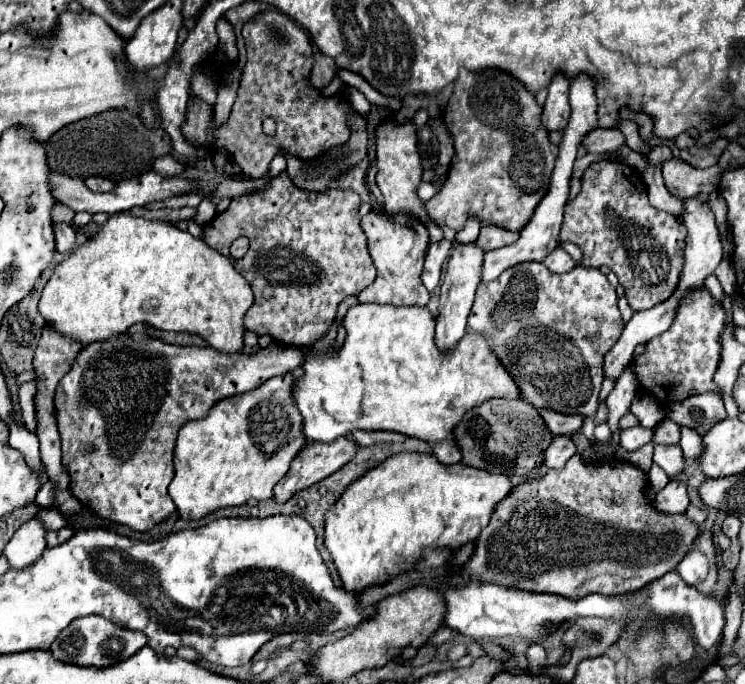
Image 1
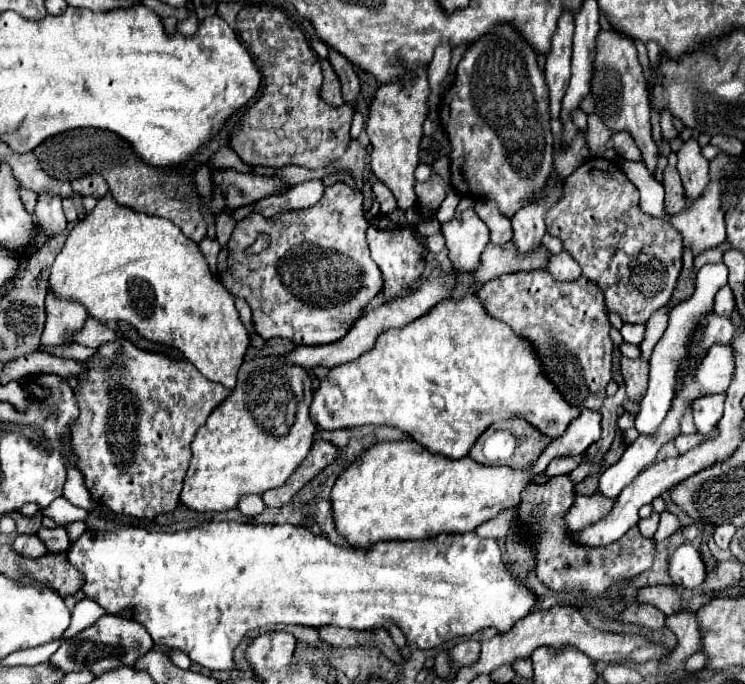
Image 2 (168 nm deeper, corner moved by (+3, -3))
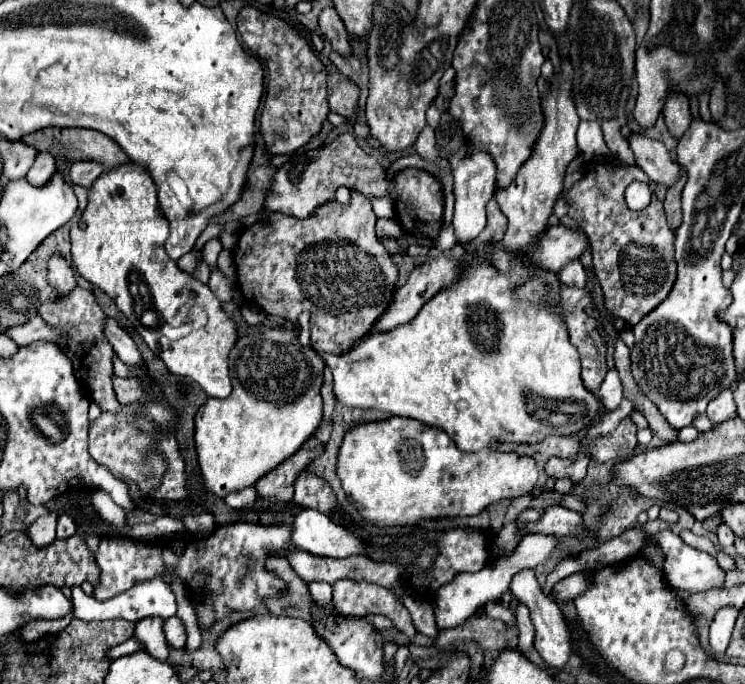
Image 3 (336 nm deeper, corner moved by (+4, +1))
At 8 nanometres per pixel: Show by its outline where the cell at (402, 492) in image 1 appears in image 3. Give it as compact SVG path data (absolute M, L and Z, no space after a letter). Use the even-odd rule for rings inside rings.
M391 417L377 423L361 423L345 435L339 449L337 477L343 491L349 495L359 515L379 527L403 527L419 525L429 519L445 517L471 517L479 515L493 501L517 499L527 495L537 483L537 467L531 457L519 457L515 453L497 453L495 449L483 449L477 453L457 451L451 437L435 427L427 427L415 419Z

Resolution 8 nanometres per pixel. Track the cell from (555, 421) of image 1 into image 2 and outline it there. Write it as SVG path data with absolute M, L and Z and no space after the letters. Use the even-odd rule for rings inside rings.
M466 295L462 299L444 299L414 323L382 333L376 345L356 361L330 369L314 393L310 415L320 429L330 431L358 425L390 425L414 437L432 453L462 459L490 423L522 417L540 433L556 439L580 415L580 409L570 405L550 381L534 345L516 335L506 323L488 315L478 295Z

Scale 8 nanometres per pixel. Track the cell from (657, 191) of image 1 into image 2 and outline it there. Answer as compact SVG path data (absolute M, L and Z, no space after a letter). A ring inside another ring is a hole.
M600 29L596 35L596 57L590 81L590 95L594 97L594 113L600 115L604 125L610 131L628 131L638 147L642 147L646 167L650 173L656 169L658 149L652 141L650 127L650 105L648 105L648 87L646 77L642 73L642 65L638 61L638 53L630 37L618 29Z

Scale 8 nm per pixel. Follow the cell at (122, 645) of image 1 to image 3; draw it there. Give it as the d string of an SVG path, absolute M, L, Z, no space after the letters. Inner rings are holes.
M145 617L135 623L133 639L145 647L145 651L161 661L167 659L167 639L163 635L161 617Z

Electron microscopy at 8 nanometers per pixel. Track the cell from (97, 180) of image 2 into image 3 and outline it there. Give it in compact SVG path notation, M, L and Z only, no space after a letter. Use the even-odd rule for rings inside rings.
M79 161L73 163L69 169L69 179L73 185L81 185L85 189L91 189L95 179L103 173L103 165L95 161Z

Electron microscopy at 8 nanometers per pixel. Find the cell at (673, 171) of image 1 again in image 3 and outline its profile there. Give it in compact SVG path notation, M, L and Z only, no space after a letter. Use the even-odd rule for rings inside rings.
M681 167L681 175L679 175L677 183L667 189L665 213L667 213L667 221L669 221L671 229L677 229L681 223L681 191L683 191L685 181L687 181L687 173L685 173L685 167Z

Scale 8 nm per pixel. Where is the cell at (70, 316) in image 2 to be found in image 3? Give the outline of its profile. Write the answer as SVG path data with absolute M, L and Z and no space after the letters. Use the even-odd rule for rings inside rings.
M53 255L49 259L49 285L57 291L57 297L63 299L67 297L75 287L77 287L77 279L75 279L75 273L73 269L69 267L69 263L65 259L57 259L57 255Z

